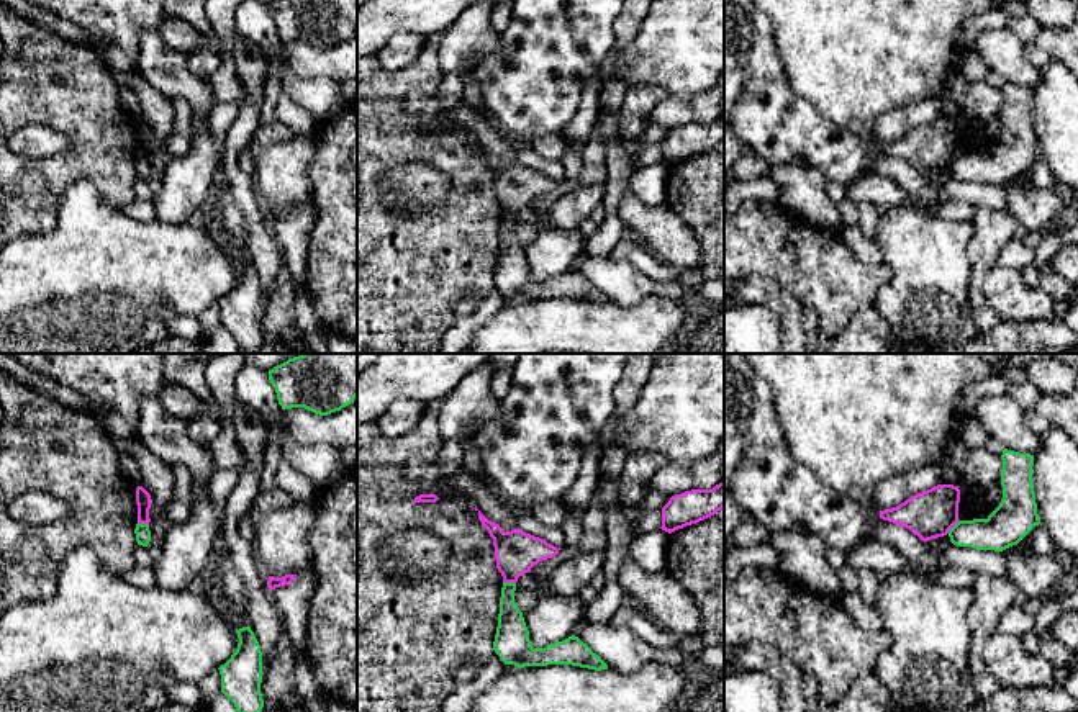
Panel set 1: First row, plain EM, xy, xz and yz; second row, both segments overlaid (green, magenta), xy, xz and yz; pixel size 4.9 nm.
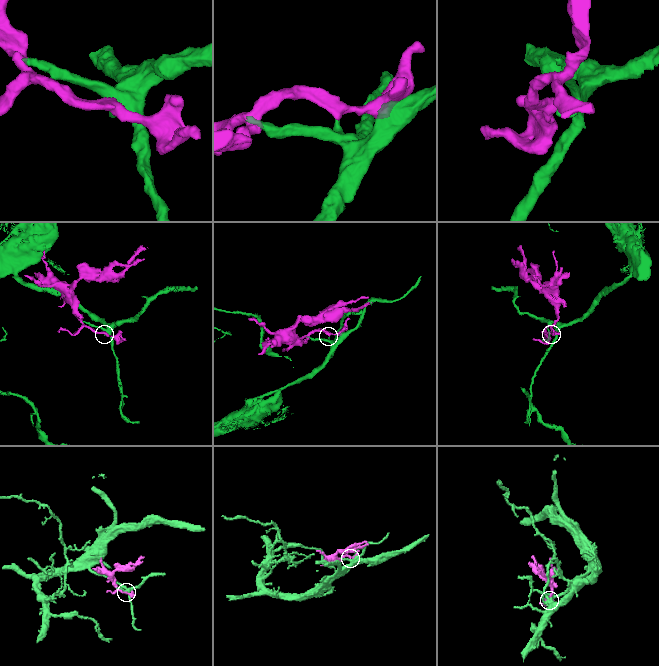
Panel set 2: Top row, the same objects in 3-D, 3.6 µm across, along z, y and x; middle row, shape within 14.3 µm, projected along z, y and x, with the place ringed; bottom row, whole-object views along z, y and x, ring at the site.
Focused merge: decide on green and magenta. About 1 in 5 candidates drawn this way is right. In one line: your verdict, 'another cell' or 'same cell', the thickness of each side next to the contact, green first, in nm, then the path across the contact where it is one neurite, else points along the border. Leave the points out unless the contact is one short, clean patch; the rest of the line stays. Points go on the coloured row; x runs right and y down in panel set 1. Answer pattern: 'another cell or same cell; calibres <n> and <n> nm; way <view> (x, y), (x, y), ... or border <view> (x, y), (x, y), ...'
another cell; calibres 160 and 220 nm; border xz (503, 581), (515, 585)

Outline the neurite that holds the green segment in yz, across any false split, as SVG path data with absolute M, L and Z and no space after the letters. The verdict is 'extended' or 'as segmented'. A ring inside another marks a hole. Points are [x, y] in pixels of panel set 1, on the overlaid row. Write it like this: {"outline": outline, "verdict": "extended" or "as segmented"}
{"outline": "M1004 448L1001 460L999 506L986 519L958 520L949 530L953 545L1003 552L1040 524L1032 486L1034 455Z", "verdict": "as segmented"}

